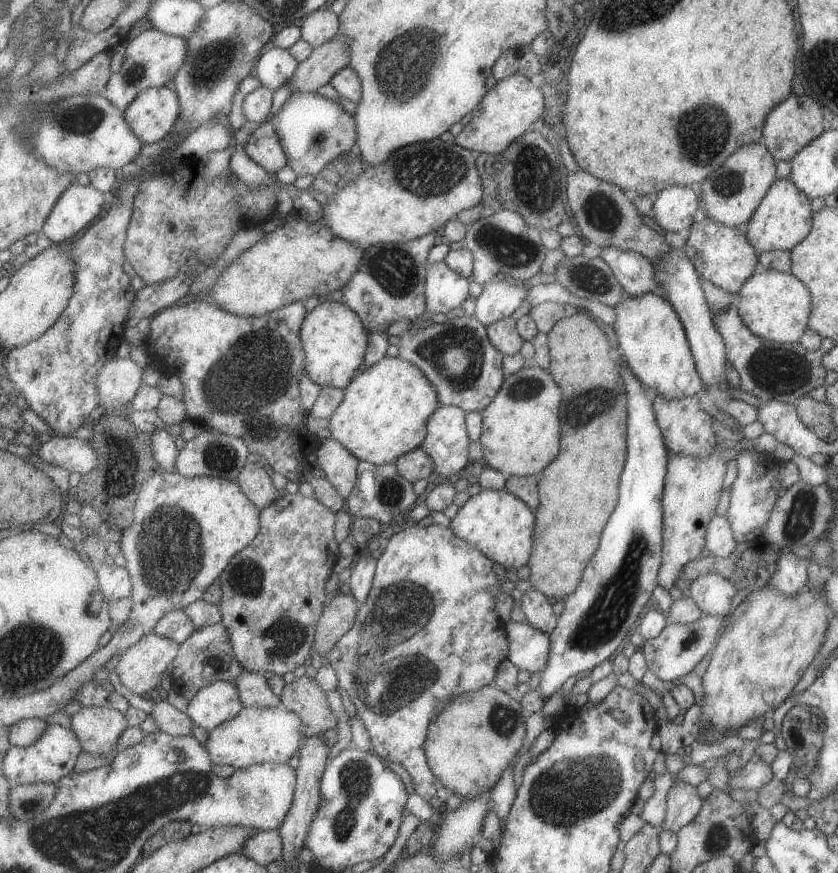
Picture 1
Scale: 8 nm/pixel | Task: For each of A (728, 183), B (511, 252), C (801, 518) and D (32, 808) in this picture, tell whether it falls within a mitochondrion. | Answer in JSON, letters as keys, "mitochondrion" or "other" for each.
{"A":"mitochondrion","B":"mitochondrion","C":"mitochondrion","D":"mitochondrion"}

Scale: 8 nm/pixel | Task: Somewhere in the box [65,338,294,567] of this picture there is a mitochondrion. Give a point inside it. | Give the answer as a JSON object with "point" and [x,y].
{"point":[219,457]}

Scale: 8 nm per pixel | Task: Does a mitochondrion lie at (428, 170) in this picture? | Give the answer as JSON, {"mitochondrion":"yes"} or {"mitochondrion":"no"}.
{"mitochondrion":"yes"}

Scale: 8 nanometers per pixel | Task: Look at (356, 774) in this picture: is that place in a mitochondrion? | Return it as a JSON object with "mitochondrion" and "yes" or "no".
{"mitochondrion":"yes"}

